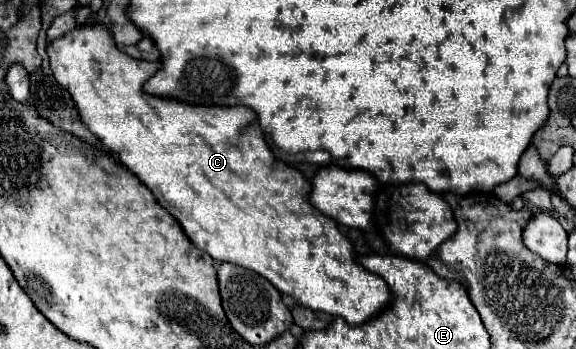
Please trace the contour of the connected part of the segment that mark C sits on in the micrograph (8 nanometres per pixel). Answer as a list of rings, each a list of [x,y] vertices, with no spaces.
[[[86,23],[68,31],[64,37],[54,39],[46,51],[54,79],[70,91],[84,125],[120,157],[122,165],[178,219],[190,241],[212,255],[212,259],[246,267],[266,277],[280,293],[294,297],[300,305],[338,315],[350,325],[370,321],[392,303],[392,293],[384,279],[358,263],[354,243],[338,229],[332,217],[320,213],[310,203],[310,181],[298,169],[274,159],[250,107],[200,107],[144,93],[144,81],[158,71],[160,63],[128,57],[98,23]]]

